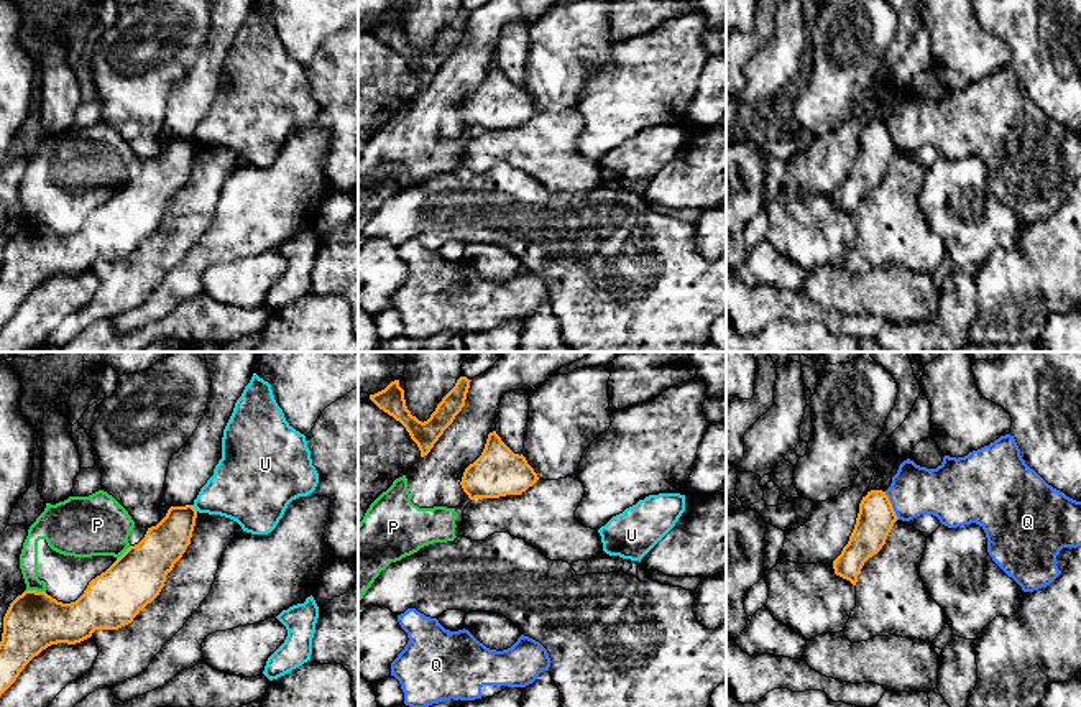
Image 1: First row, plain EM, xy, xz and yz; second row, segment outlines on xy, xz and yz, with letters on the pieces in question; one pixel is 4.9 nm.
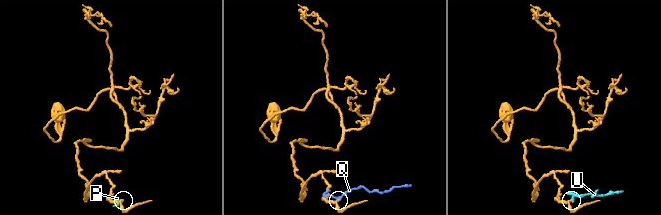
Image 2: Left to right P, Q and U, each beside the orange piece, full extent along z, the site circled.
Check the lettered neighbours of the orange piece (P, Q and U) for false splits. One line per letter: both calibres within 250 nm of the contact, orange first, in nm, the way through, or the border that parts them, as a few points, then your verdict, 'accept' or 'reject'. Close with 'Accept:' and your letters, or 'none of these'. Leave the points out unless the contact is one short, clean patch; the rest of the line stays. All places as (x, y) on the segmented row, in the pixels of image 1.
P: 280 nm thick on the orange side, 100 nm on the other; reject
Q: 180 nm thick on the orange side, 240 nm on the other; border along yz (884, 492), (899, 518); reject
U: 200 nm thick on the orange side, 300 nm on the other; border along xy (193, 505), (197, 510); reject
Accept: none of these

